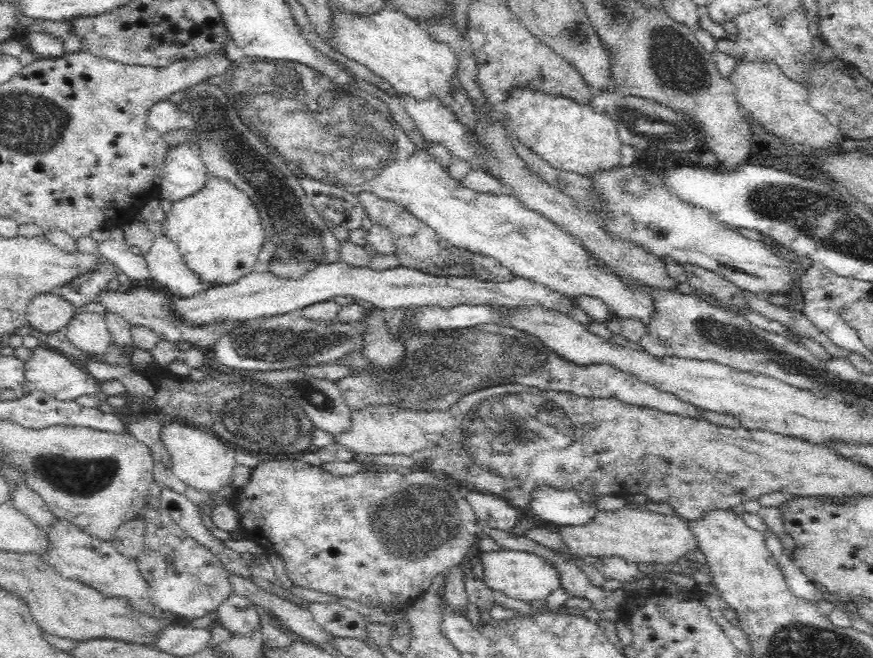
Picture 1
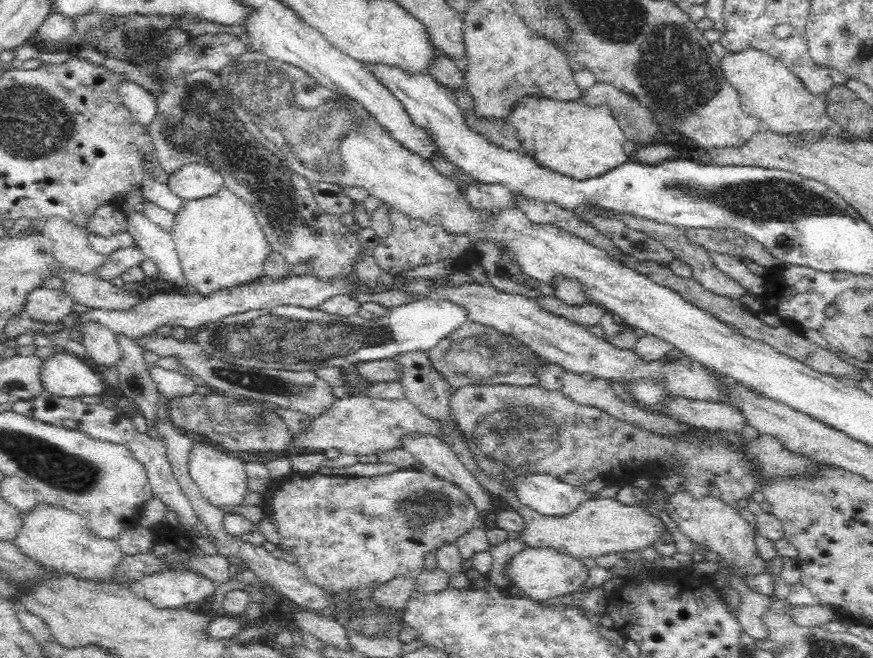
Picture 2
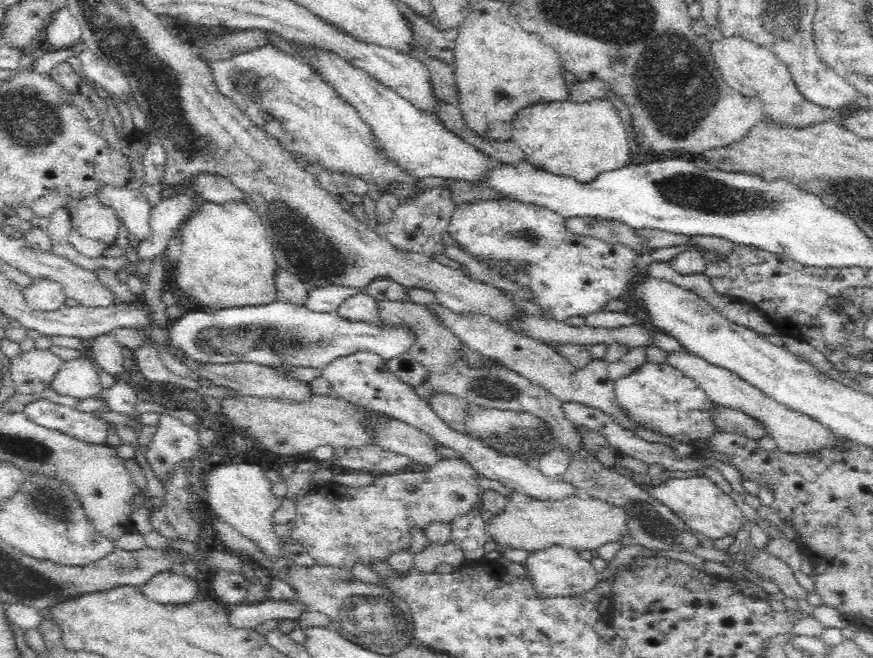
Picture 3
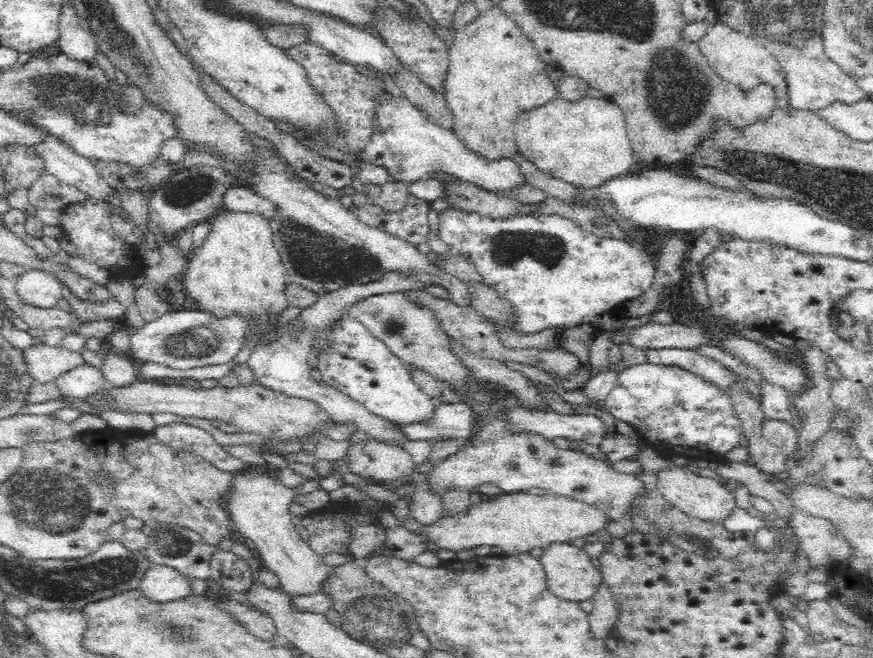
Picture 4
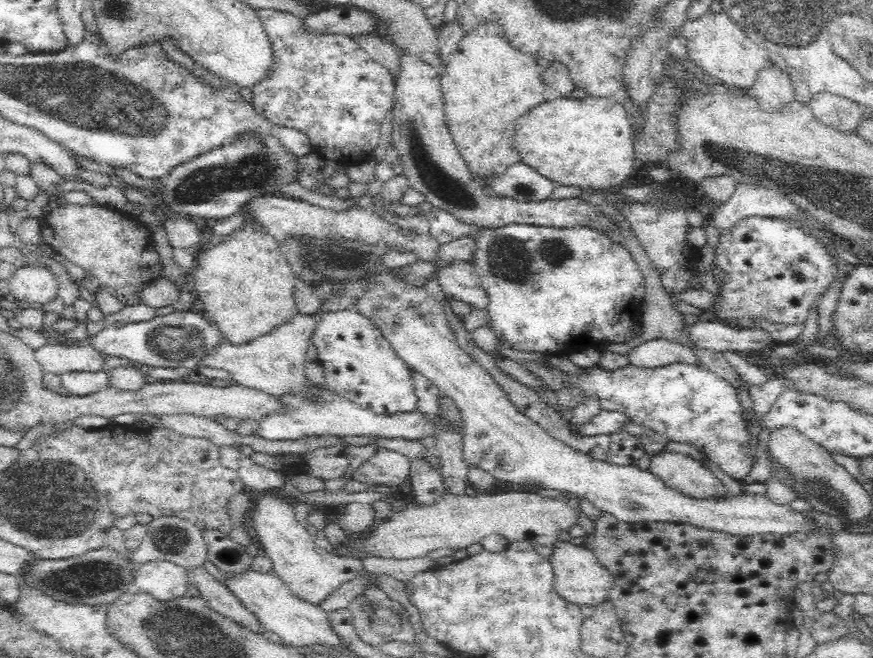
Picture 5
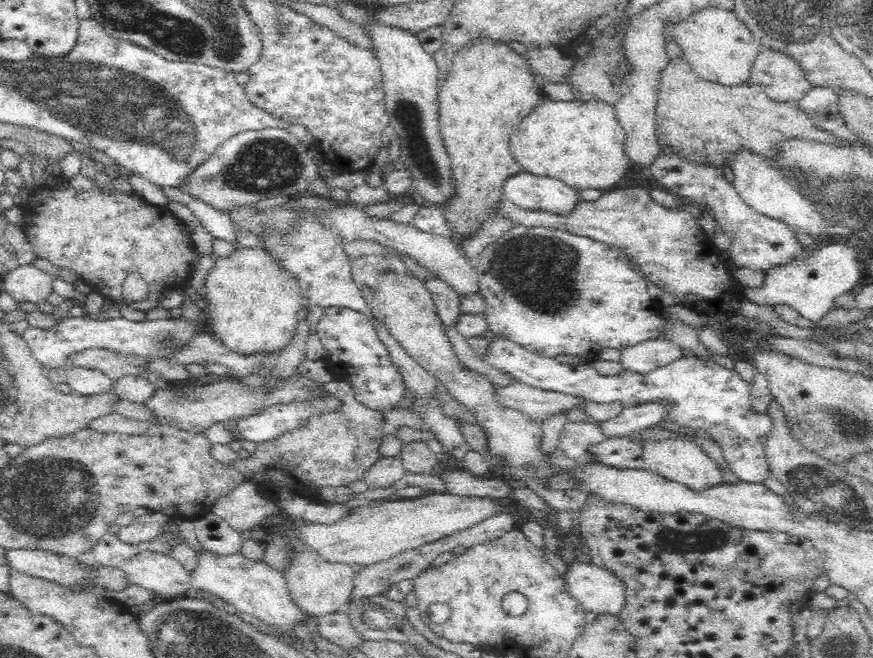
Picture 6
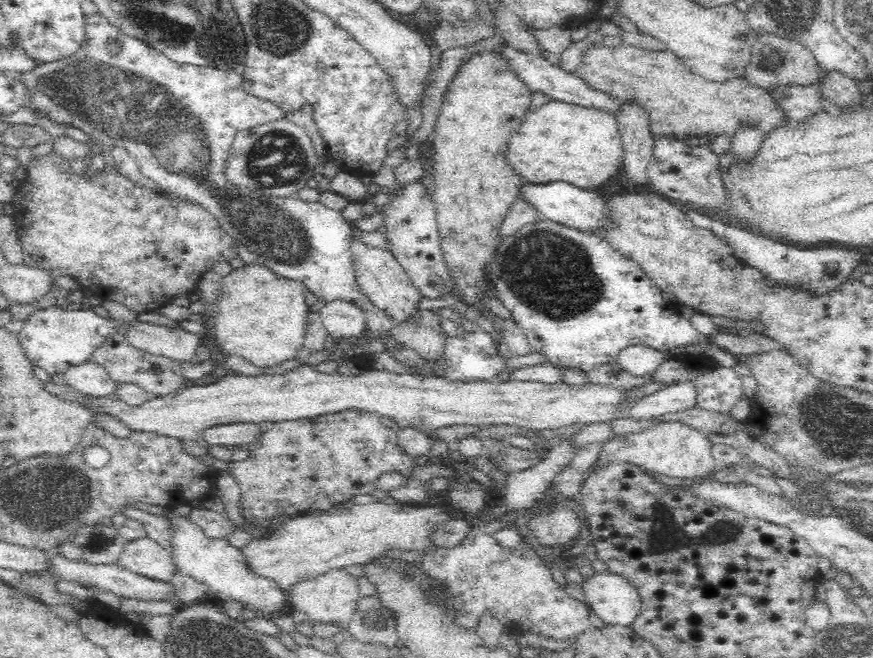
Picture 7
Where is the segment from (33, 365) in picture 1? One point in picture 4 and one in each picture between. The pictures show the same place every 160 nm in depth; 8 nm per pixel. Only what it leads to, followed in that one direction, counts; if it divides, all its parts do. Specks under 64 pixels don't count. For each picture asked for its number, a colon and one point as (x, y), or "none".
2: (64, 374)
3: (78, 378)
4: (85, 381)

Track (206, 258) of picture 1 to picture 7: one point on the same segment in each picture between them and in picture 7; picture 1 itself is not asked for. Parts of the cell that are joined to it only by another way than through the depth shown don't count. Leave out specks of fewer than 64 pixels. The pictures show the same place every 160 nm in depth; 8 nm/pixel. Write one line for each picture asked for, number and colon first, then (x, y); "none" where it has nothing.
2: (219, 243)
3: (227, 261)
4: (237, 270)
5: (246, 284)
6: (252, 308)
7: (261, 317)

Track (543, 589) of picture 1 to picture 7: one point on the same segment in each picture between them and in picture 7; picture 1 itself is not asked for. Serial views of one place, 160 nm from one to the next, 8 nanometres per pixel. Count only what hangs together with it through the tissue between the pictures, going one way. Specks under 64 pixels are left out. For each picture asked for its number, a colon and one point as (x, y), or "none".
2: (543, 573)
3: (557, 571)
4: (571, 575)
5: (579, 578)
6: (598, 590)
7: (614, 599)

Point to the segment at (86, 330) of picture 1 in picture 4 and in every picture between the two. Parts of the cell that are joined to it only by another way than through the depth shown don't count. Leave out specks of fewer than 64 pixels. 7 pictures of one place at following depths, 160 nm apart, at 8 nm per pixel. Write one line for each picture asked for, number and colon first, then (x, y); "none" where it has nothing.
2: (101, 344)
3: (105, 351)
4: (119, 371)

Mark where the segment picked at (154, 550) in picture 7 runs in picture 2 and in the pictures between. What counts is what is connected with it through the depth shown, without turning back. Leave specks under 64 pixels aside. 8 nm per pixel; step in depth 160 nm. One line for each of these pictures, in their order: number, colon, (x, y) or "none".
2: (170, 589)
3: (174, 588)
4: (160, 583)
5: (164, 580)
6: (158, 572)

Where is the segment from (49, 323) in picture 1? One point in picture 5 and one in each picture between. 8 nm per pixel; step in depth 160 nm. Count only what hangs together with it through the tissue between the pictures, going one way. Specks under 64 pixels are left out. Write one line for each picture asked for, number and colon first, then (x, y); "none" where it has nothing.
2: (43, 304)
3: (42, 294)
4: (35, 287)
5: (34, 284)

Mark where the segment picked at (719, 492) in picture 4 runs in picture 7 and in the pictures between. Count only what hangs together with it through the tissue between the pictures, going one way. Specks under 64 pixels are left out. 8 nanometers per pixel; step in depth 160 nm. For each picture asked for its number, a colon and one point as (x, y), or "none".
5: (693, 477)
6: (680, 460)
7: (673, 449)

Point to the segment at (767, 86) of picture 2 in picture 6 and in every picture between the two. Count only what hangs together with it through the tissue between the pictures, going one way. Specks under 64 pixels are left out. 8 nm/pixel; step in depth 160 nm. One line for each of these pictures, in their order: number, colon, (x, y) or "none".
3: (754, 70)
4: (742, 62)
5: (716, 45)
6: (719, 47)

